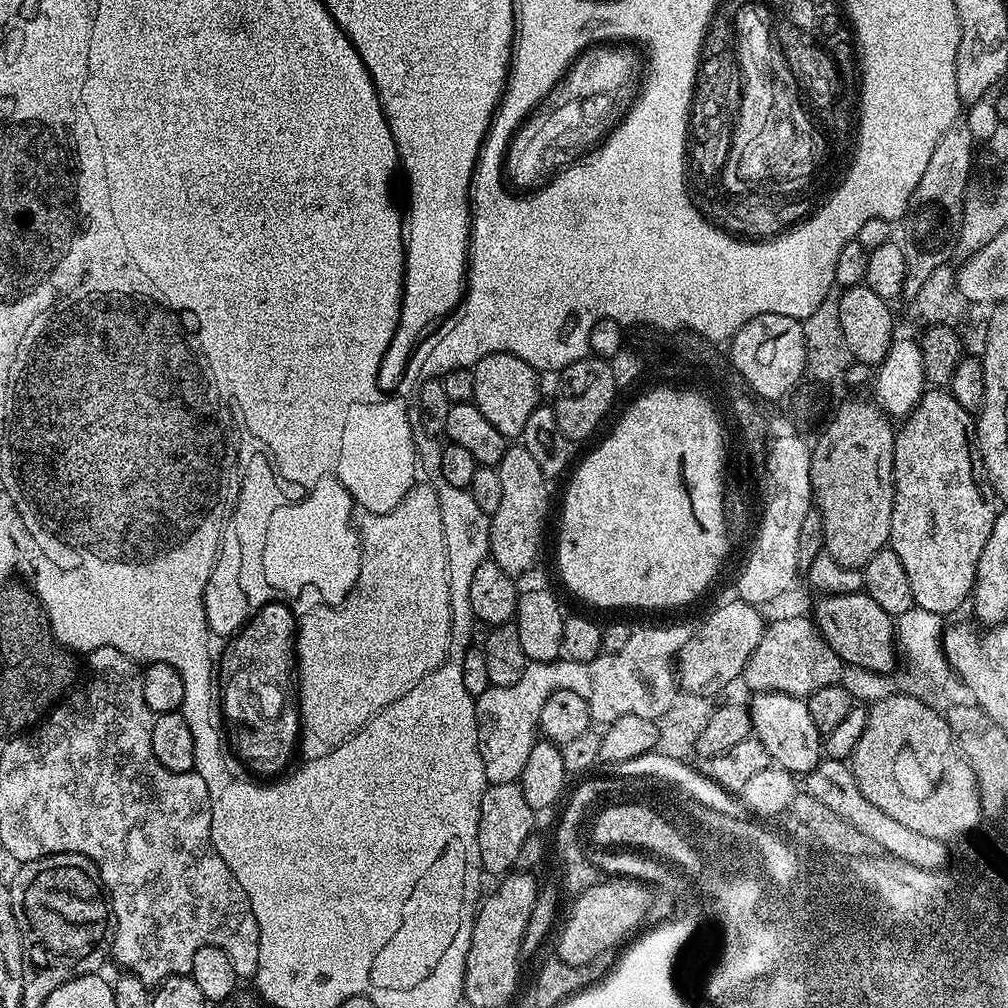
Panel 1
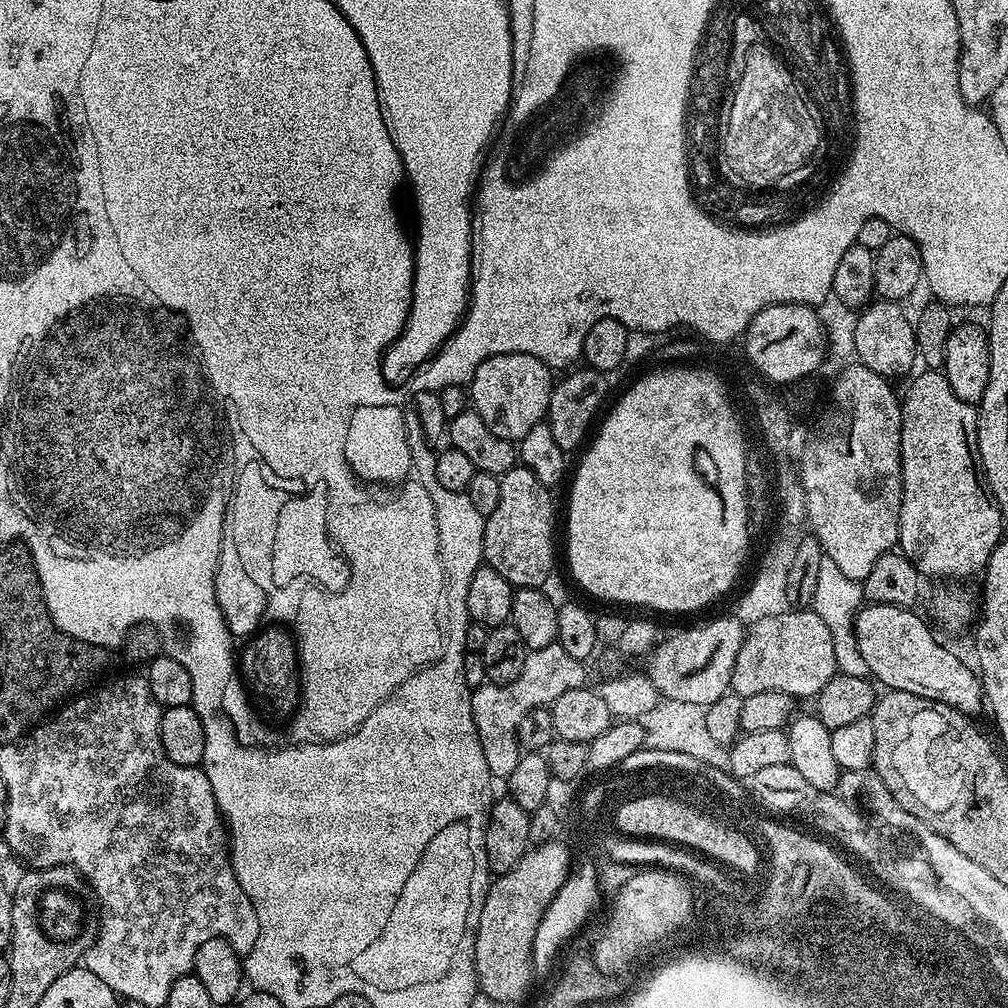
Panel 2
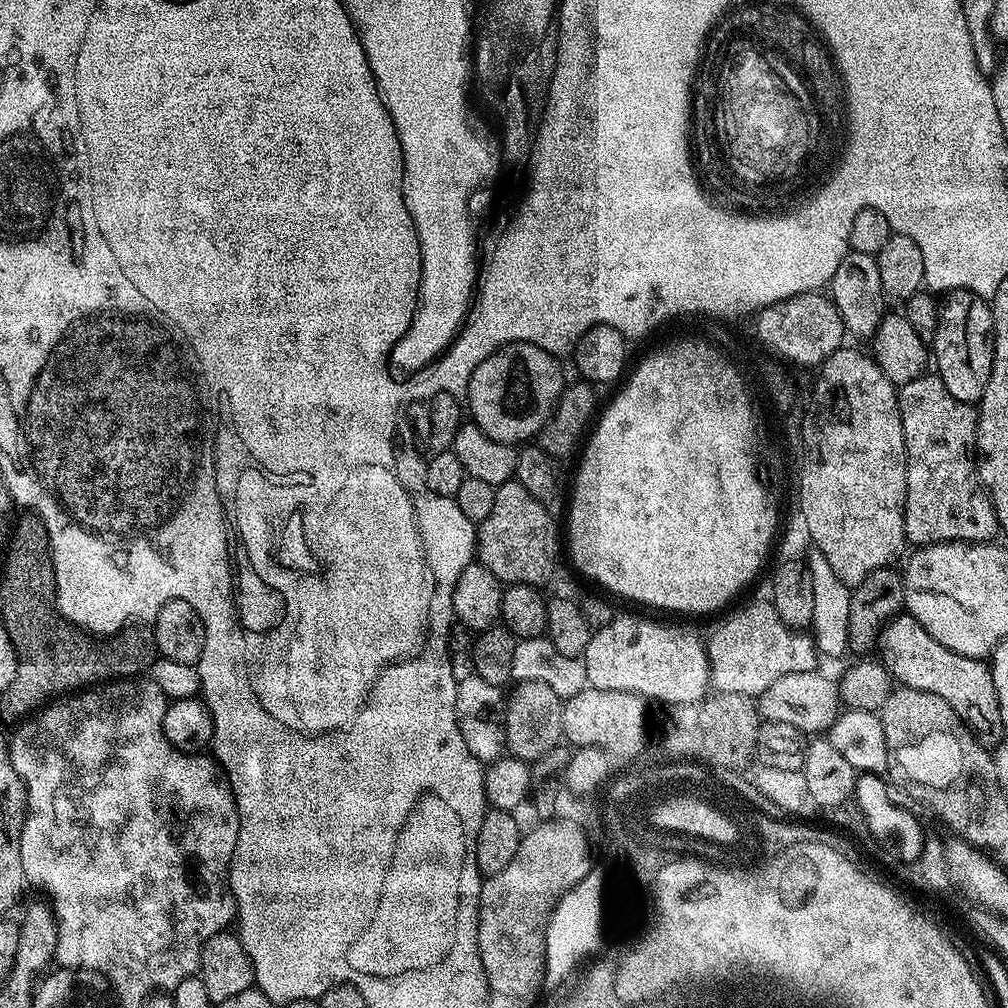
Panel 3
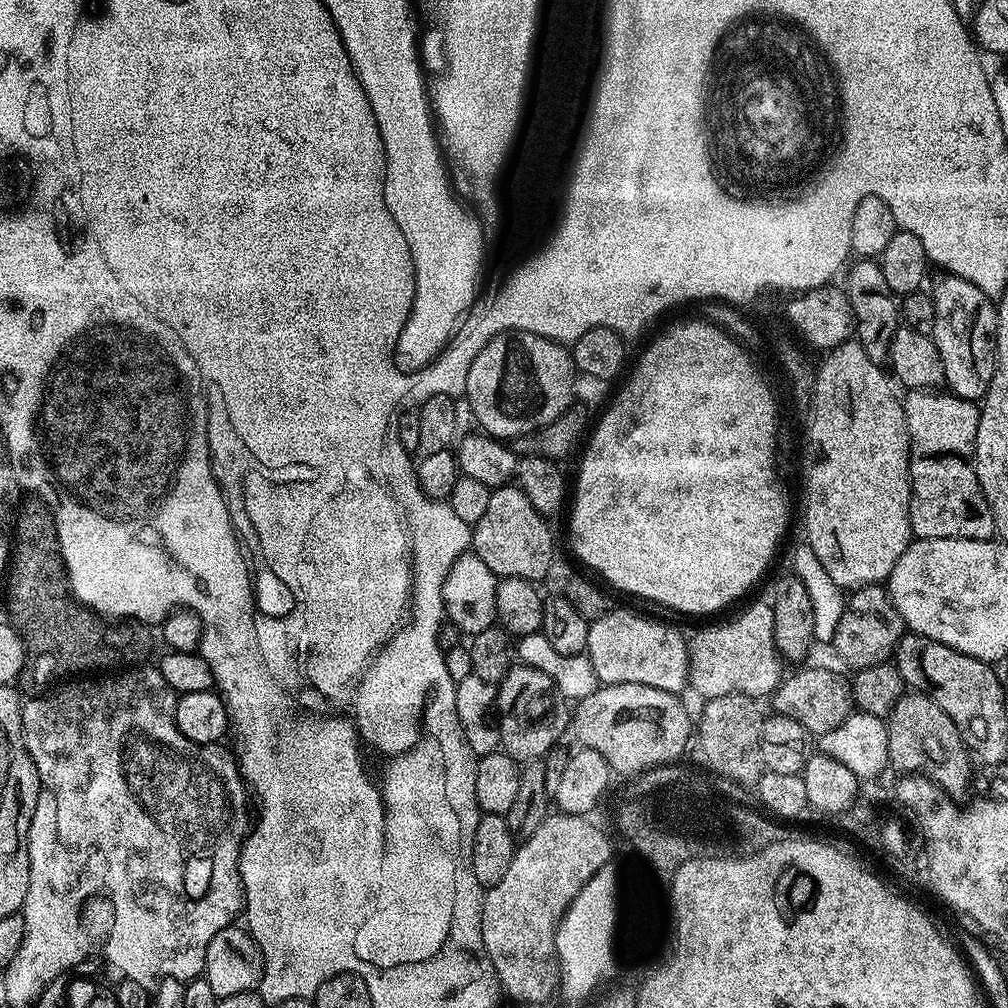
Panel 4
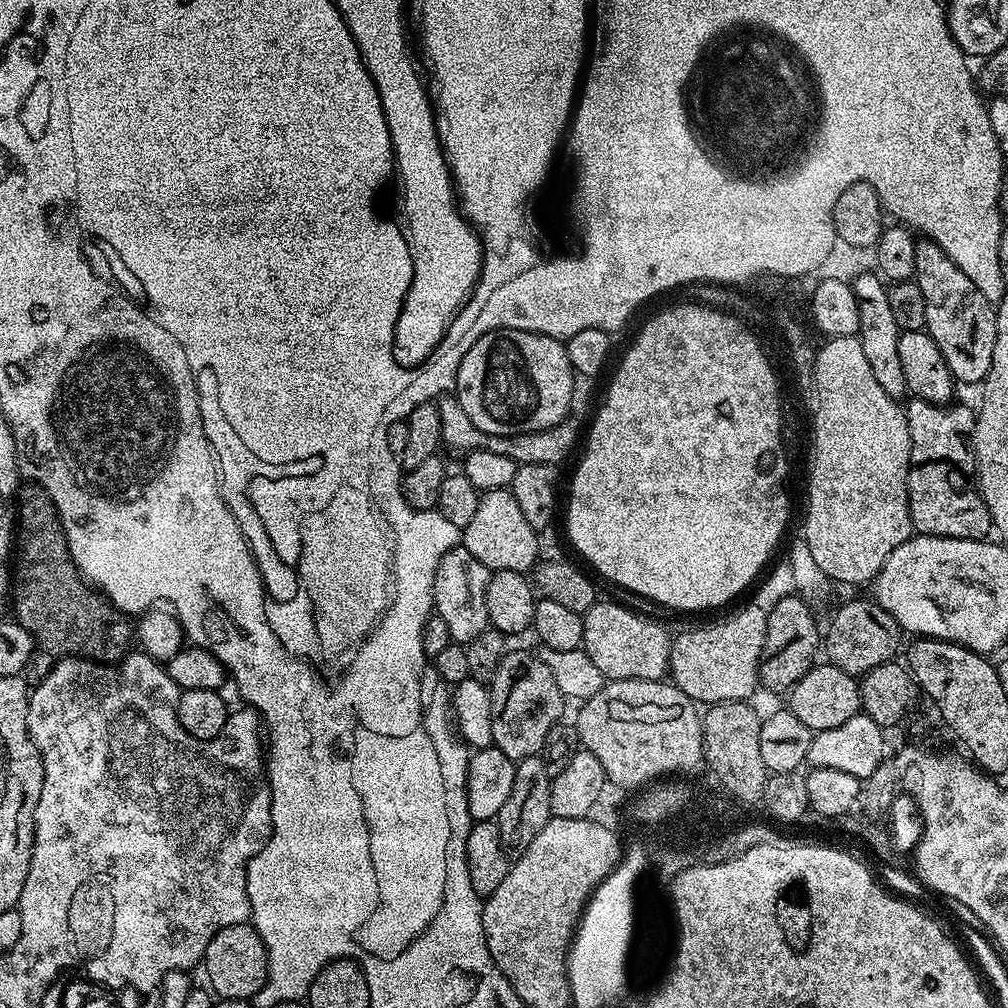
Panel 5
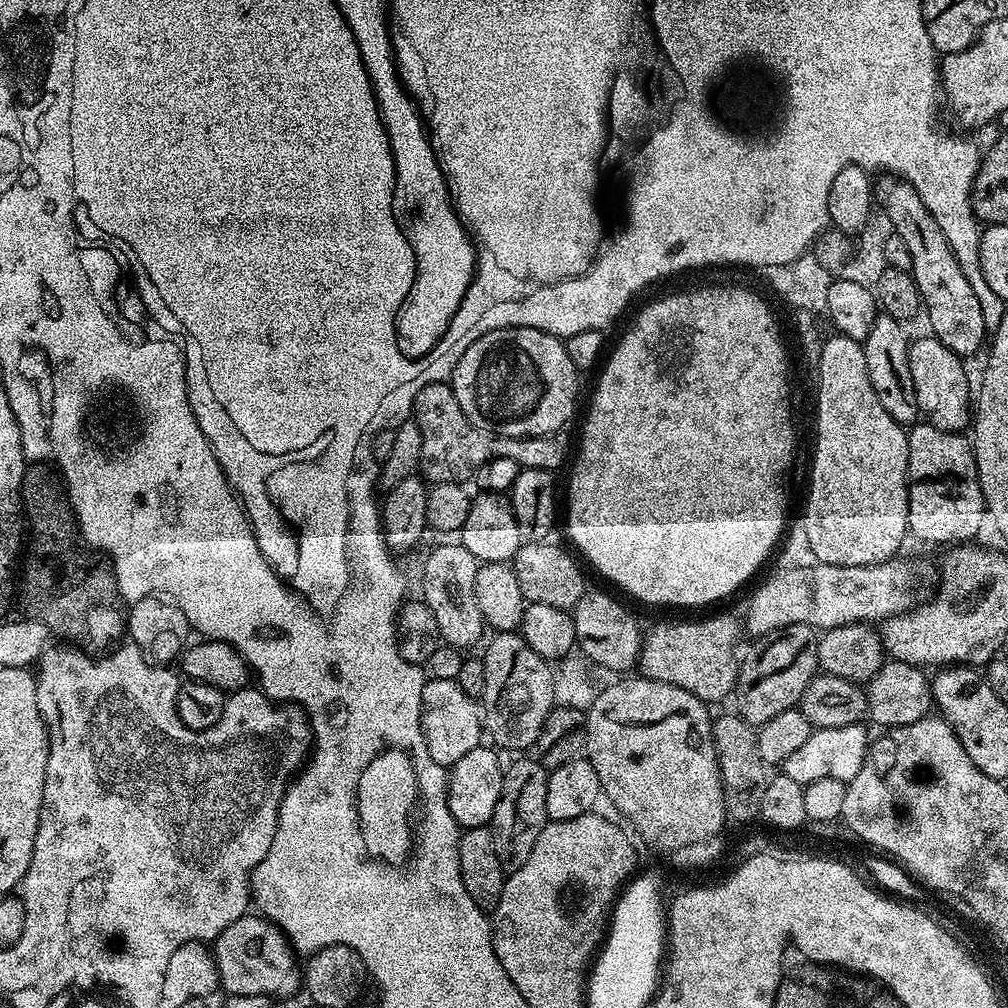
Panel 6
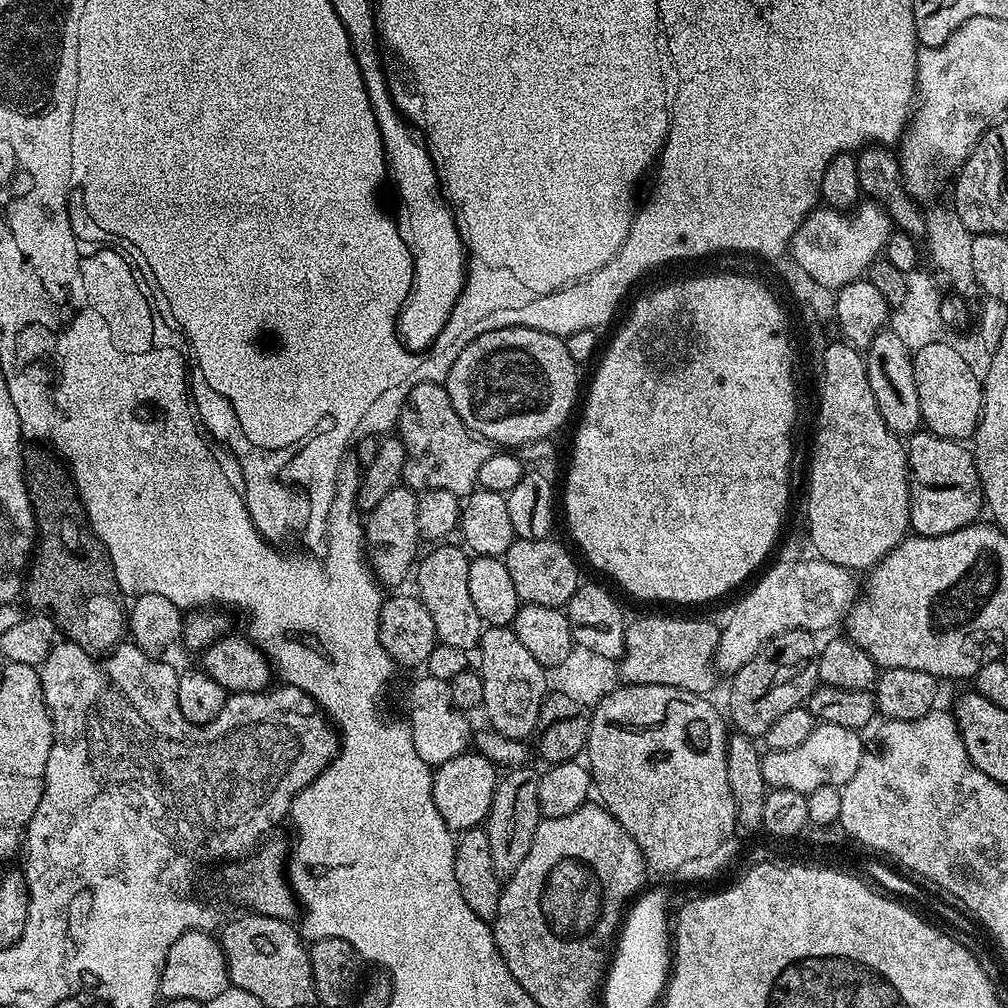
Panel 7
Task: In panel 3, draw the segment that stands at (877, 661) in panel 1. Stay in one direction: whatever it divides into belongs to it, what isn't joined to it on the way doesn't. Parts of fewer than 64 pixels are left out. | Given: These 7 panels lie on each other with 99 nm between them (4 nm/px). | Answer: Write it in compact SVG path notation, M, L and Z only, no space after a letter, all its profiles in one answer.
M907 614L893 616L880 629L878 656L897 685L938 694L938 698L942 698L960 715L981 744L996 746L1003 741L1000 739L1005 739L992 670L984 660L966 658L962 654L954 654L954 650L946 650L942 642L934 642L922 625Z

